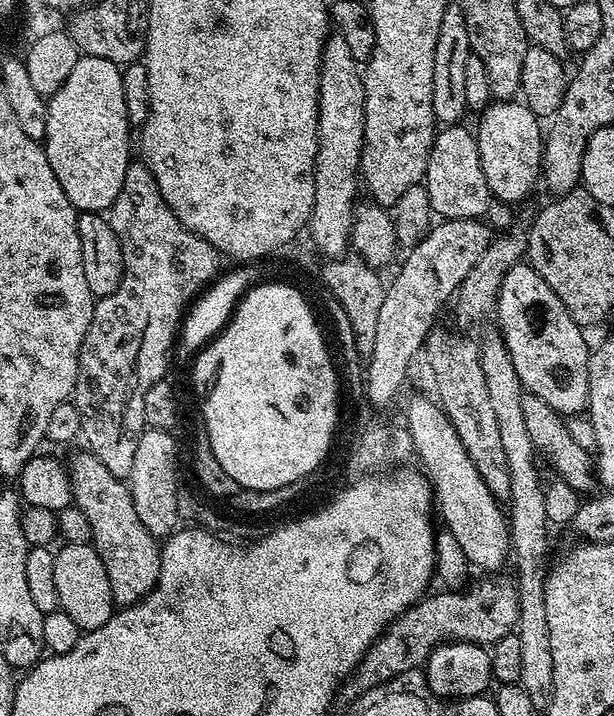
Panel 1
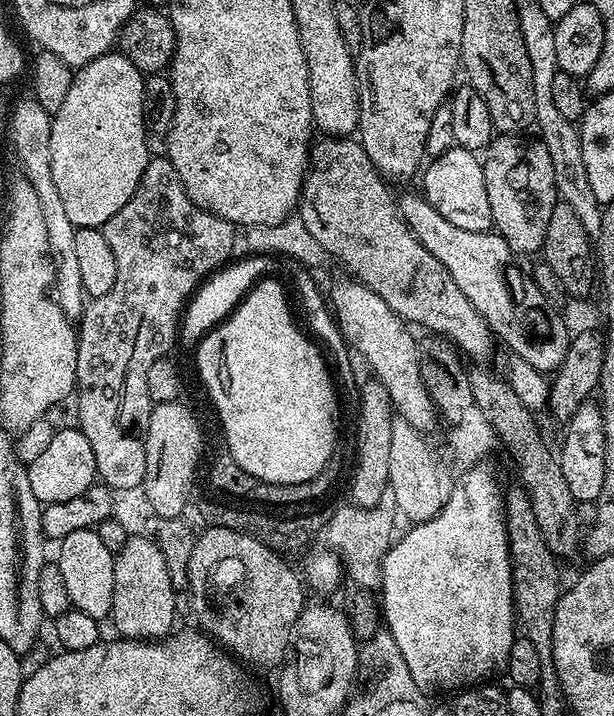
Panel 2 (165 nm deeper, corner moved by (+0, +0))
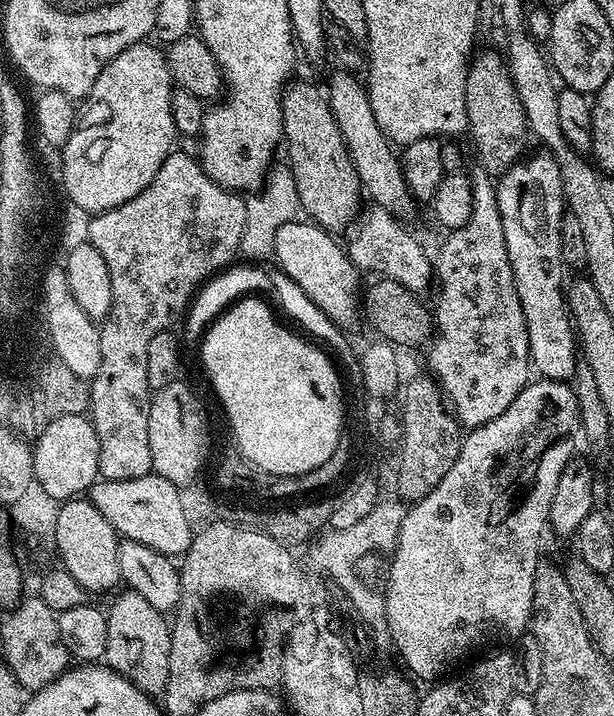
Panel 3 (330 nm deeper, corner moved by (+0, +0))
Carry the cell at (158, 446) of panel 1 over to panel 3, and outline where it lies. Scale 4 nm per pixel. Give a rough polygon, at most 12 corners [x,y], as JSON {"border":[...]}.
{"border":[[178,379],[148,401],[152,472],[177,486],[202,471],[204,408]]}

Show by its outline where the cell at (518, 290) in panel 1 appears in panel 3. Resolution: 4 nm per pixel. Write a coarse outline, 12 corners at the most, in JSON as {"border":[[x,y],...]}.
{"border":[[336,70],[330,110],[365,197],[397,218],[418,208],[367,87]]}

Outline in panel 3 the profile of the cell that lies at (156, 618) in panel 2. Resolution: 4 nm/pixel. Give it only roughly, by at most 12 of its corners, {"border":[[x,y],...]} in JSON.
{"border":[[142,594],[107,609],[103,663],[149,694],[170,674],[172,630]]}

